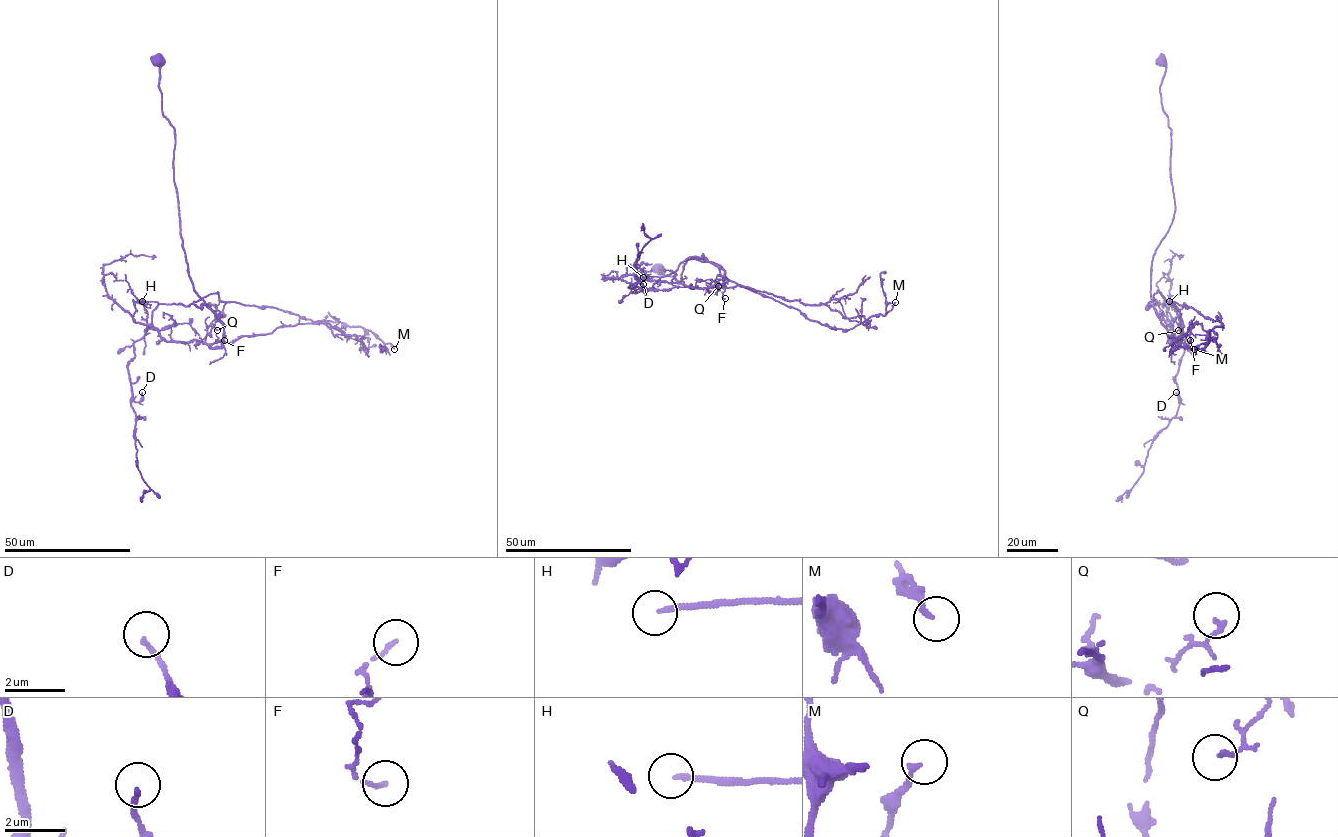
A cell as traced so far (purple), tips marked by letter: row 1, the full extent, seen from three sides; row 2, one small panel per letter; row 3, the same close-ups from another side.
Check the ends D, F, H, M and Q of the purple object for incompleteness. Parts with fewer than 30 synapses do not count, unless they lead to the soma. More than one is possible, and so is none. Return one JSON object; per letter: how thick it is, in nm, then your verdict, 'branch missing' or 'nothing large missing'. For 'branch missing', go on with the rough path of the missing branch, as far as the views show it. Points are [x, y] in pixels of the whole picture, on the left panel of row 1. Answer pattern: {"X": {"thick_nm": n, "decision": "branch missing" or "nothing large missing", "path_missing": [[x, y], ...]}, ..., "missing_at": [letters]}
{"D": {"thick_nm": 160, "decision": "nothing large missing"}, "F": {"thick_nm": 120, "decision": "nothing large missing"}, "H": {"thick_nm": 170, "decision": "branch missing", "path_missing": [[142, 301], [129, 300], [121, 292], [116, 279], [121, 270], [119, 258], [126, 238]]}, "M": {"thick_nm": 170, "decision": "nothing large missing"}, "Q": {"thick_nm": 100, "decision": "nothing large missing"}, "missing_at": ["H"]}

